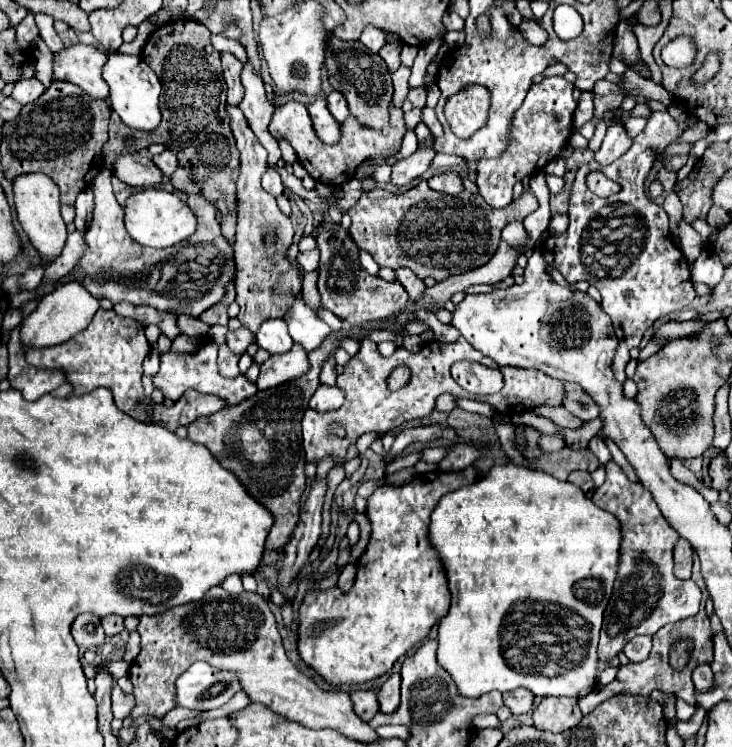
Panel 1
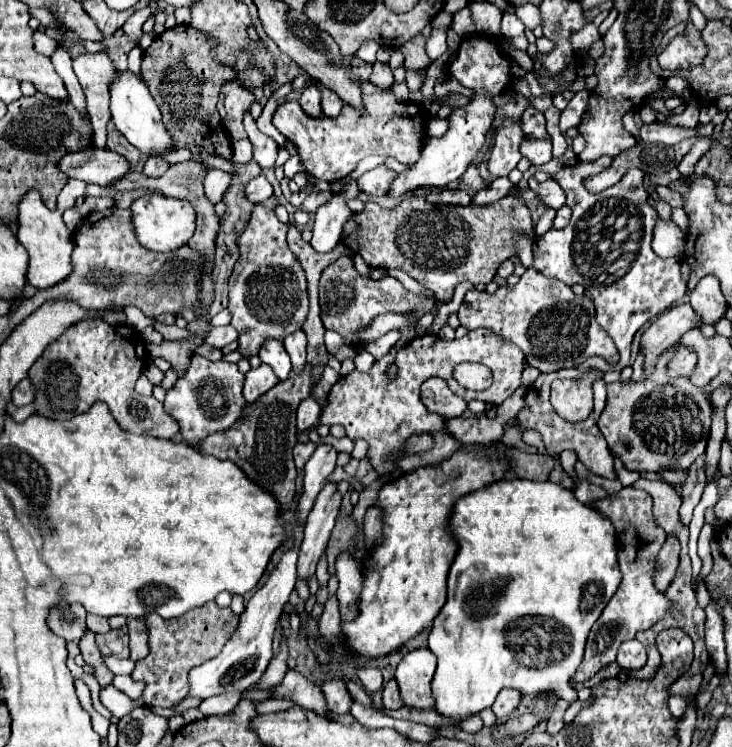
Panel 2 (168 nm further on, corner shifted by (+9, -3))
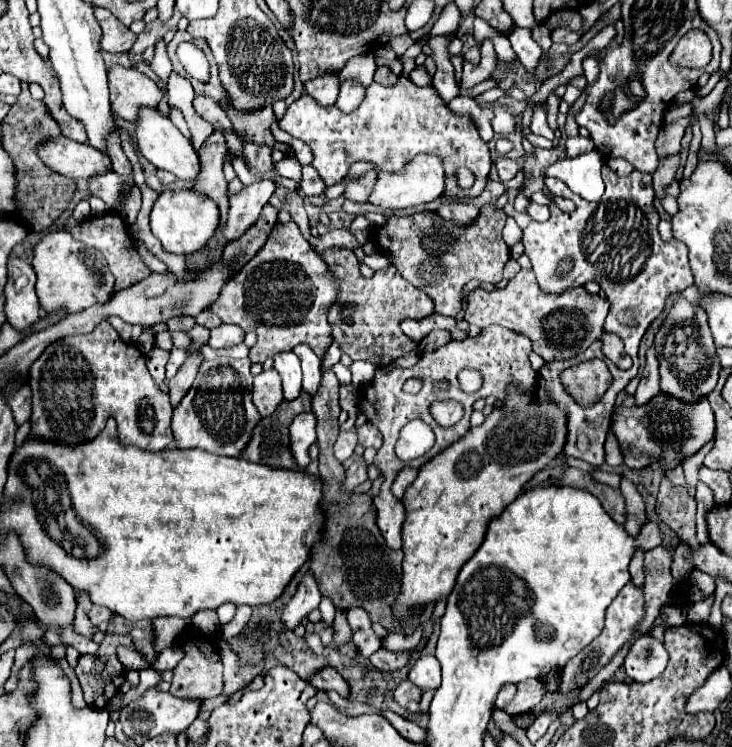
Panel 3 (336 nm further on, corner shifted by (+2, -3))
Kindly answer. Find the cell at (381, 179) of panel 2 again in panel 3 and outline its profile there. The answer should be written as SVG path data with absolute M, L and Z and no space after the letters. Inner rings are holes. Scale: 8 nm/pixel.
M368 171L364 173L358 181L350 183L344 191L344 197L346 199L352 199L352 201L366 201L370 197L370 191L374 189L374 179L376 179L376 171Z

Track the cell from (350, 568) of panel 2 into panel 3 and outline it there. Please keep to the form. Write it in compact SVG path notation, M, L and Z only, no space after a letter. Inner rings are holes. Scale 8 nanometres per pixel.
M350 607L346 611L346 617L348 617L348 625L352 629L352 641L360 649L362 657L370 657L374 651L378 651L382 641L372 629L372 619L370 619L368 611L362 607Z

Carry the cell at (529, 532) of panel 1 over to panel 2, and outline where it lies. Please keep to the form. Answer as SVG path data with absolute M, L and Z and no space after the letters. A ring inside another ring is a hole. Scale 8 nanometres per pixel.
M503 479L497 481L485 489L479 489L463 499L459 499L453 507L451 515L451 533L459 543L457 557L449 569L449 593L447 593L447 603L439 611L439 615L433 621L431 633L429 633L429 649L437 657L437 671L431 681L431 691L435 697L435 711L443 717L451 719L465 719L469 715L477 715L485 707L491 707L497 693L505 687L513 687L525 695L539 695L543 691L551 691L553 695L563 697L567 703L577 701L577 691L571 687L571 675L577 671L581 659L583 659L583 649L587 635L593 627L593 623L599 619L603 607L607 601L613 597L613 593L619 587L621 581L621 571L617 563L617 545L615 545L615 527L613 523L601 515L599 511L587 507L585 503L577 501L577 497L569 491L563 489L557 483L545 481L529 481L529 479Z

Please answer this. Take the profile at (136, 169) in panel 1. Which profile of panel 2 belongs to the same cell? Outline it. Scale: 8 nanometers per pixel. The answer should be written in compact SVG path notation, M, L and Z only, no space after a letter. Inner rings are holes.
M97 147L67 153L57 161L57 167L69 179L79 179L95 185L111 185L115 179L121 179L131 169L129 161L119 153Z

